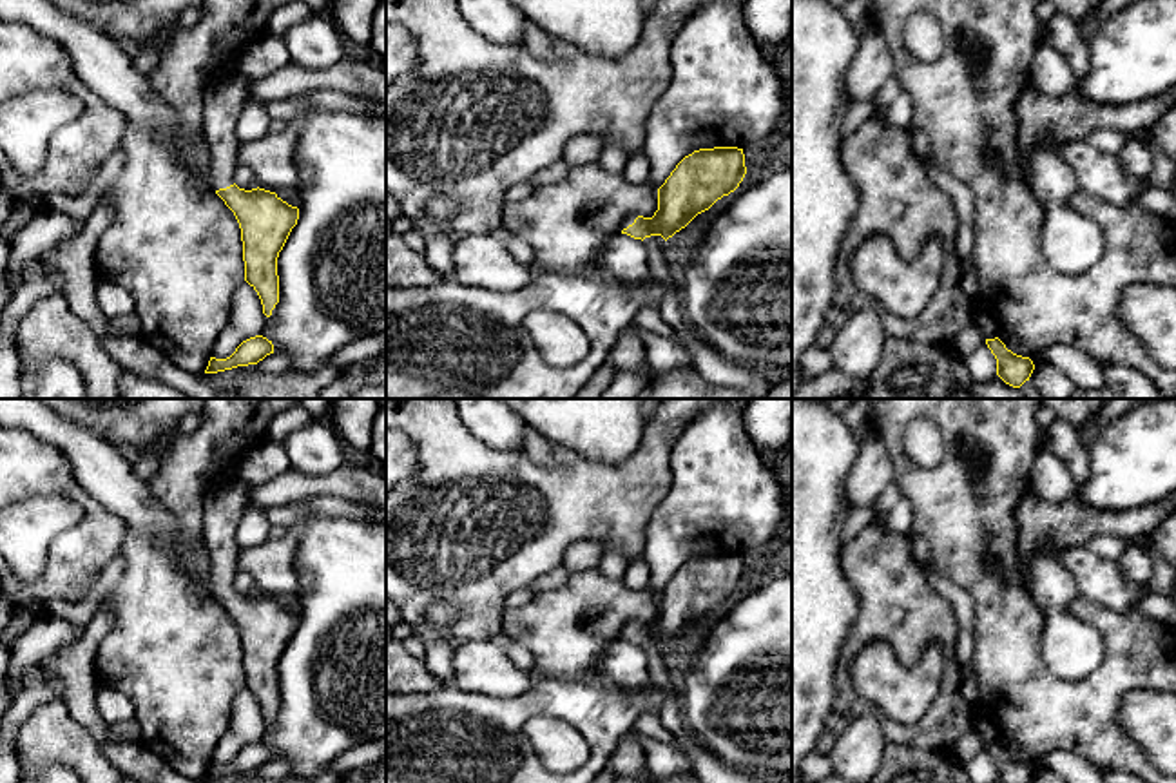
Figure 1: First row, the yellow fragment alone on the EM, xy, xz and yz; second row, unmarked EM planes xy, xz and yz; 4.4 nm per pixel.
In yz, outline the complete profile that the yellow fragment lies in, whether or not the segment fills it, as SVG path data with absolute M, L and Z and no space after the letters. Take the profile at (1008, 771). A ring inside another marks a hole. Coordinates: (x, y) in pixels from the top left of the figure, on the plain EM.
M998 743L986 745L986 750L997 765L998 783L1031 783L1035 770L1029 763L1013 759Z

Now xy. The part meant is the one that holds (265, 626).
M239 478L207 493L203 538L210 560L212 593L234 618L243 647L245 687L257 698L263 720L272 721L279 709L277 663L299 614L265 594L245 596L234 589L241 546L236 538L241 511L248 504L248 484Z

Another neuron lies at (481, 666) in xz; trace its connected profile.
M491 640L458 645L451 663L453 685L464 692L511 700L533 687L531 672L515 667L506 651Z

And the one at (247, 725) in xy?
M243 687L239 694L234 698L228 730L217 741L212 763L230 763L243 747L261 741L263 732L265 720L261 705L254 692Z

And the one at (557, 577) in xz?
M562 564L544 575L540 575L533 582L529 582L527 589L535 594L551 591L551 589L562 587L569 580L569 576L571 576L571 571Z

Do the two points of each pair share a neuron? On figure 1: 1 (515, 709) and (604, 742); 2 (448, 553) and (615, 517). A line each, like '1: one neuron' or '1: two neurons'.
1: one neuron
2: one neuron

